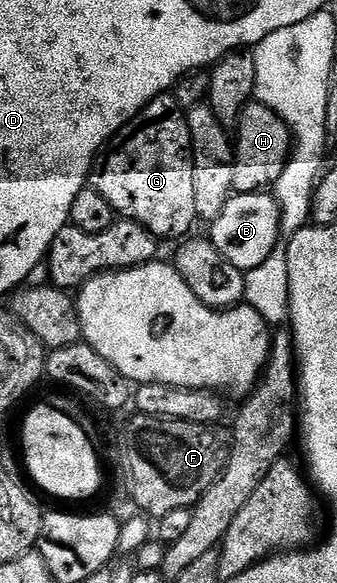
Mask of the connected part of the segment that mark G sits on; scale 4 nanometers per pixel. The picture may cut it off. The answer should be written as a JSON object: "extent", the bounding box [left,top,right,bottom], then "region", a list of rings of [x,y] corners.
{"extent":[89,93,197,241],"region":[[[164,93],[154,99],[112,137],[111,142],[96,158],[89,183],[97,189],[97,193],[101,193],[101,197],[105,197],[105,201],[109,201],[109,205],[113,205],[116,216],[137,221],[160,241],[179,241],[192,234],[191,226],[197,223],[197,216],[193,205],[191,134],[187,124],[187,111],[179,106],[174,94]]]}

